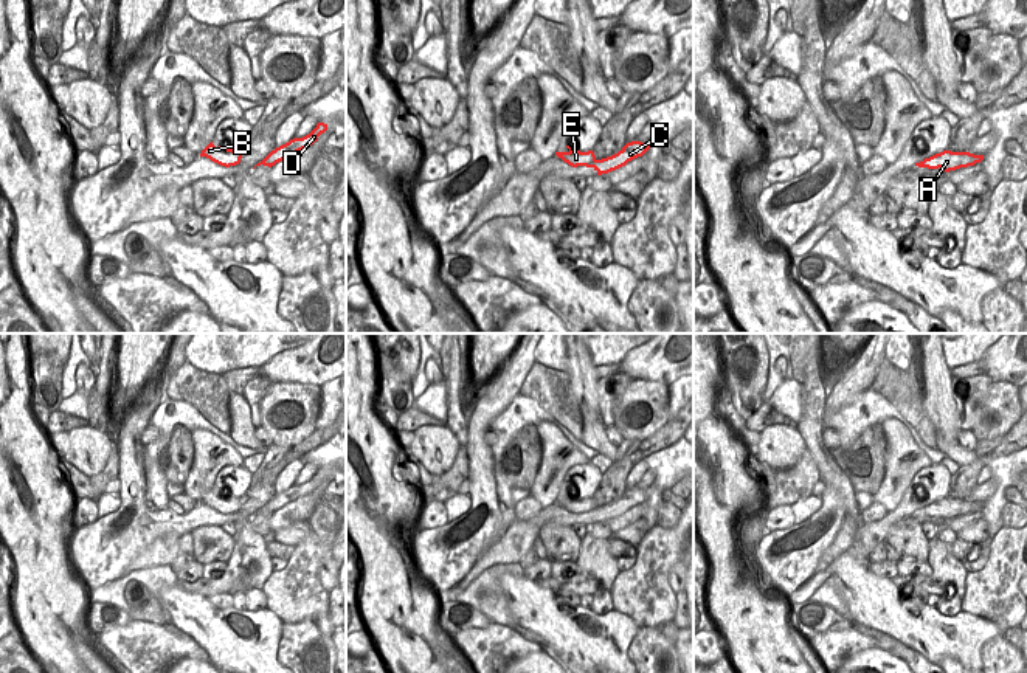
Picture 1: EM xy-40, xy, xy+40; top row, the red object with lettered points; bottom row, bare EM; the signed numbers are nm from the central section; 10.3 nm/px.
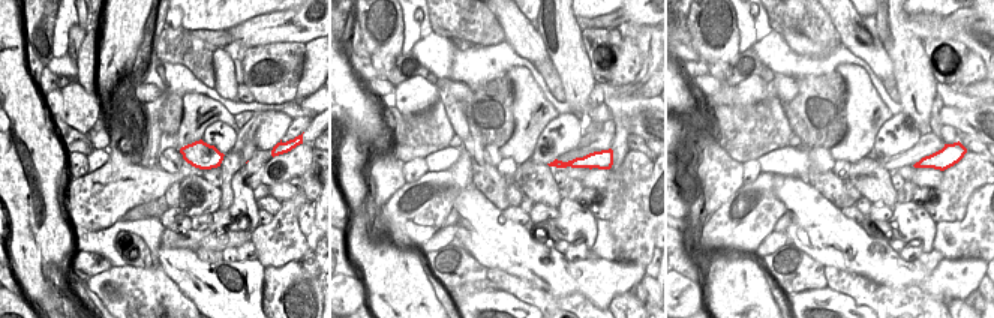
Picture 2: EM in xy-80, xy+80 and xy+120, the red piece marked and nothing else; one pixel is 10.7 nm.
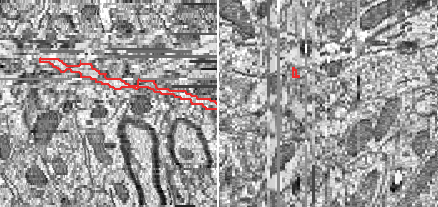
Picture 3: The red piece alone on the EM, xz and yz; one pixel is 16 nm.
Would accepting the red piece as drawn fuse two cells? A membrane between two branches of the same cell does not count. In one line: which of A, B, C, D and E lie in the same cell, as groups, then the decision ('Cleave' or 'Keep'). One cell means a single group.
Groups: A B C D E. Keep

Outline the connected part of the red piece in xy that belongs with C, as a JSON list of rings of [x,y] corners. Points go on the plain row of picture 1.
[[[653,484],[645,490],[631,488],[627,490],[617,501],[602,507],[597,507],[593,498],[580,499],[572,498],[569,493],[566,493],[569,496],[568,499],[555,499],[555,502],[572,515],[593,515],[597,519],[597,523],[602,523],[625,513],[628,509],[638,504],[642,504],[652,492]]]

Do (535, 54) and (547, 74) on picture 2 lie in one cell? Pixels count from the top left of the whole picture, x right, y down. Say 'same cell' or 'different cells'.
different cells

